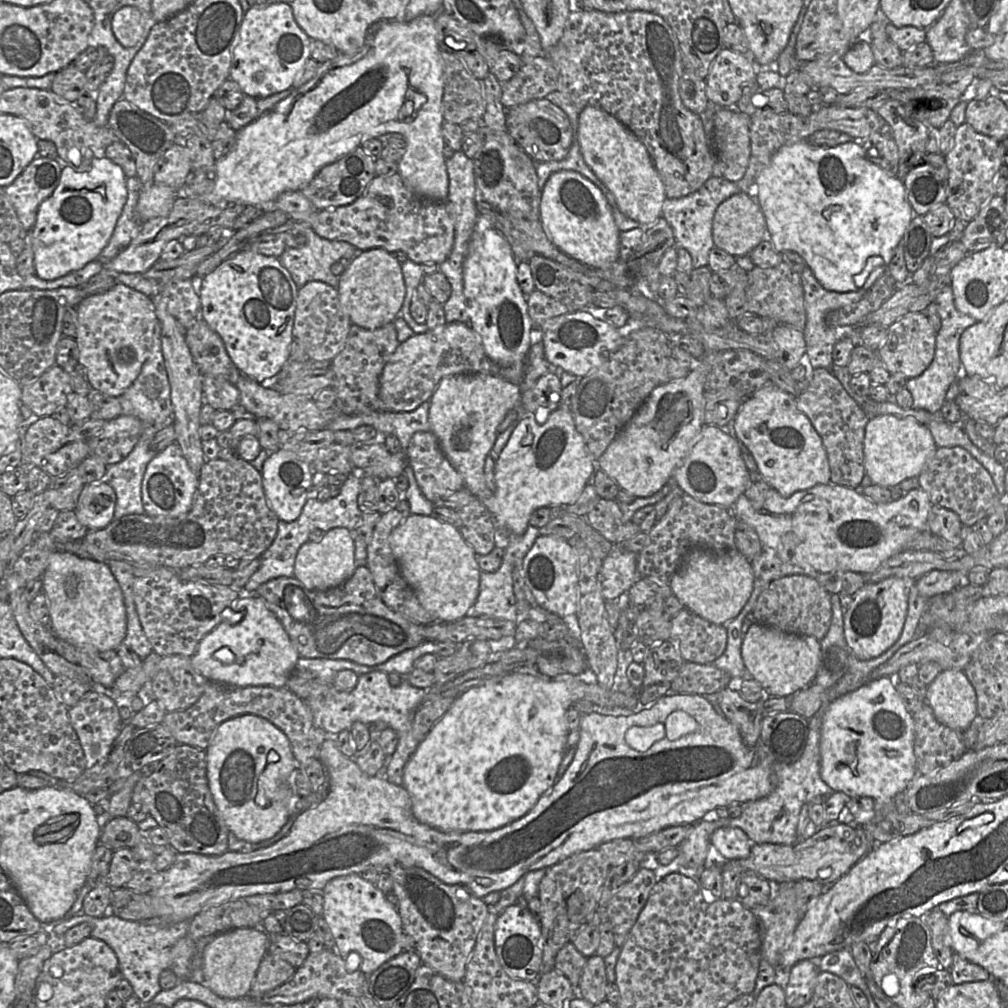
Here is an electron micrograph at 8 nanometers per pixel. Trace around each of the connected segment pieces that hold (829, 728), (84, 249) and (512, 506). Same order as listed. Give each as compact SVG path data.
M895 676L869 681L830 703L824 711L819 742L821 778L850 798L893 800L917 775L914 722L900 698Z
M107 158L83 161L75 170L69 166L62 169L57 188L39 206L32 228L36 275L53 281L97 260L111 239L127 198L126 176Z
M518 407L518 423L495 464L497 514L495 529L523 535L532 513L540 507L573 504L580 497L596 460L578 432L571 409L532 413Z

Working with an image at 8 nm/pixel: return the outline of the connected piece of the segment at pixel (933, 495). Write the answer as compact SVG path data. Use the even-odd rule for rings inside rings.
M938 447L918 479L932 505L954 511L967 526L974 526L977 521L986 518L991 508L1002 499L987 469L962 447Z

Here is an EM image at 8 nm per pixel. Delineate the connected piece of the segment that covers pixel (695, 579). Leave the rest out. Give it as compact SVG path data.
M736 548L722 553L692 549L672 575L669 586L684 608L711 623L722 625L741 612L752 593L753 583L752 563Z

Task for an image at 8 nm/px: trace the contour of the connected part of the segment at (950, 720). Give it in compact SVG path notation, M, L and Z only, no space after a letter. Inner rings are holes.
M942 670L927 686L926 703L932 708L936 720L953 730L964 731L978 718L975 690L961 670Z

